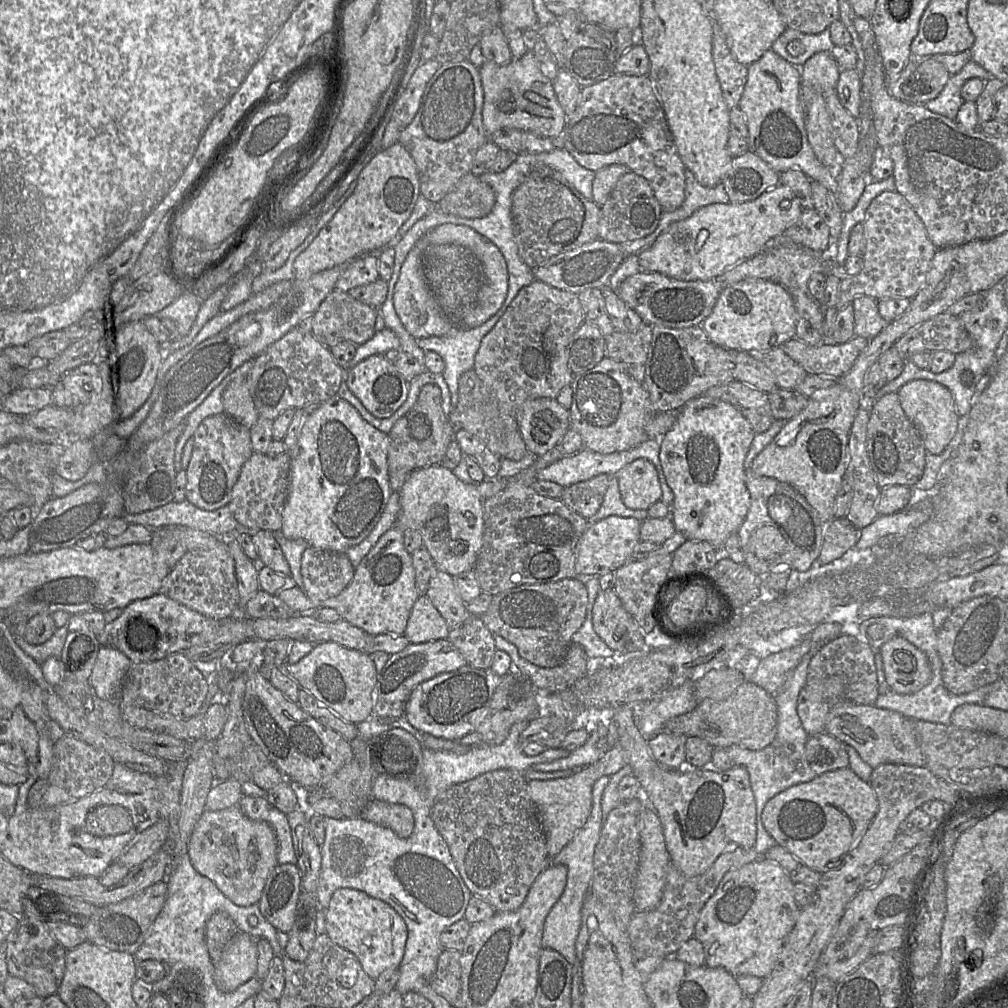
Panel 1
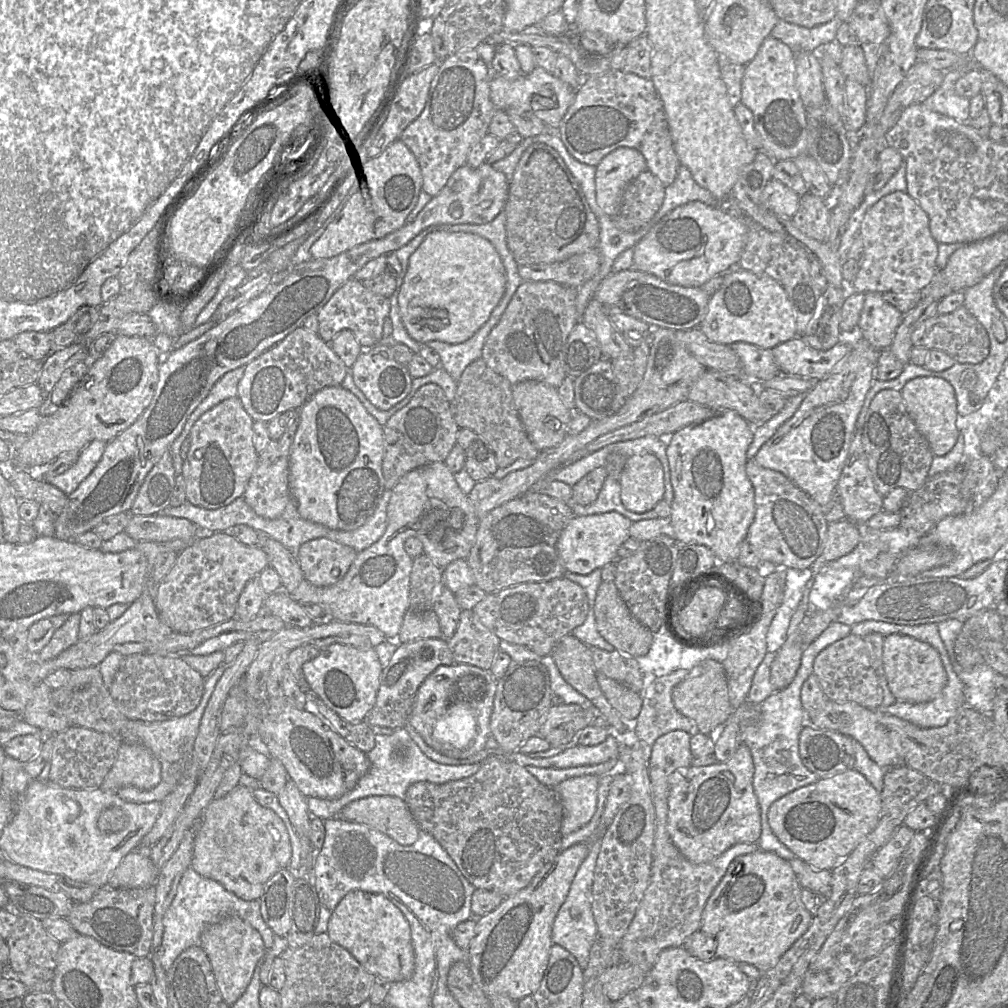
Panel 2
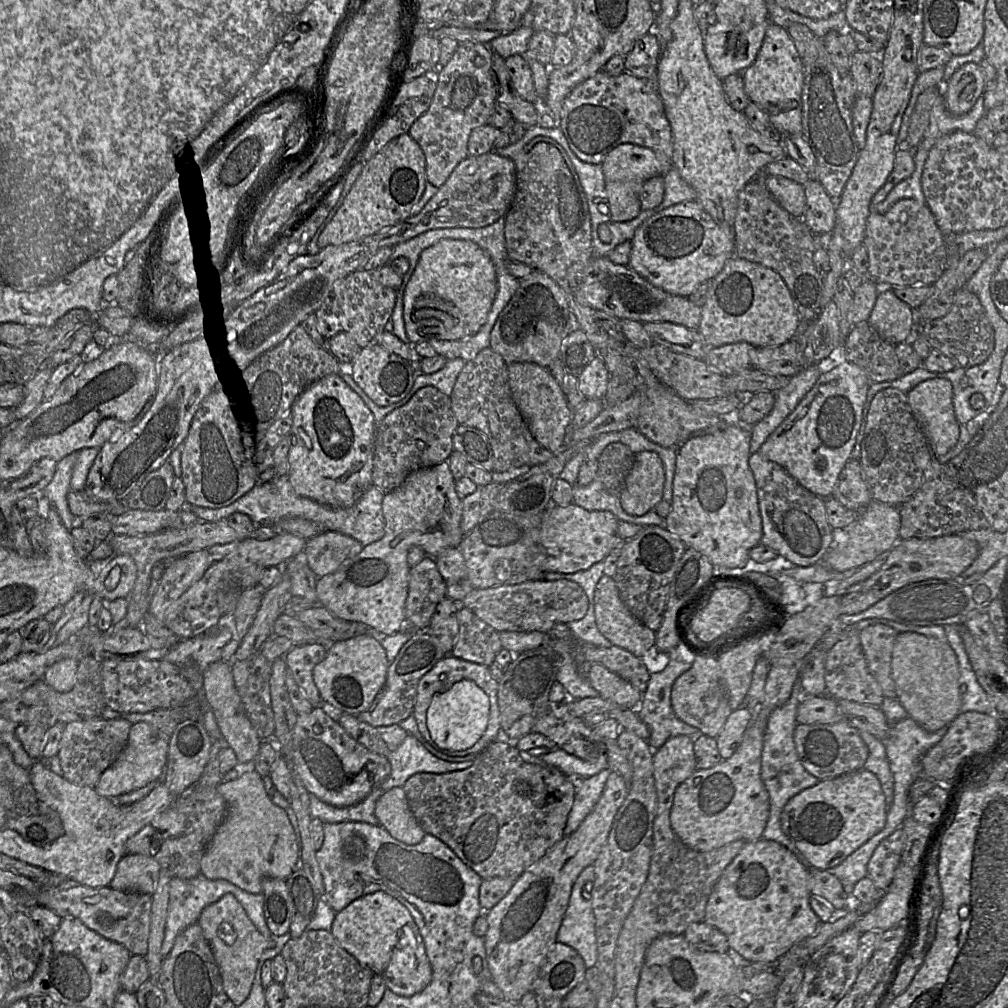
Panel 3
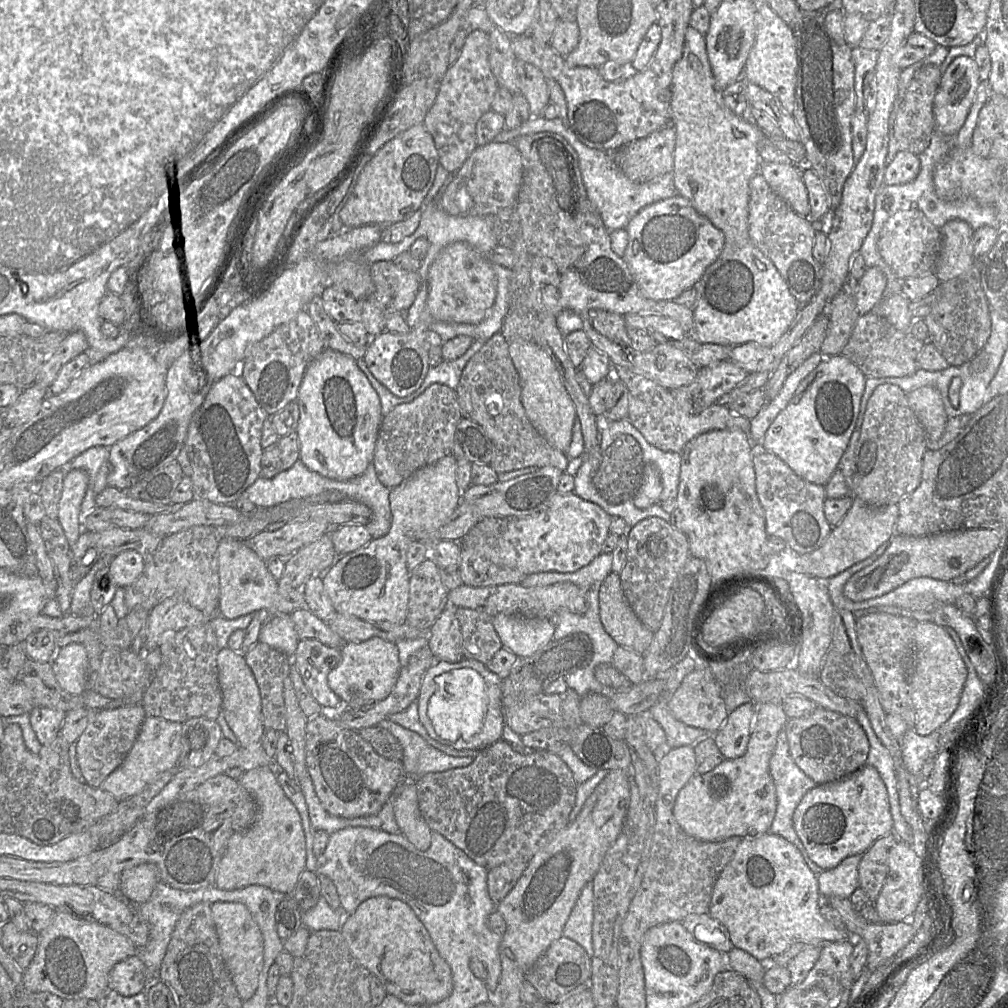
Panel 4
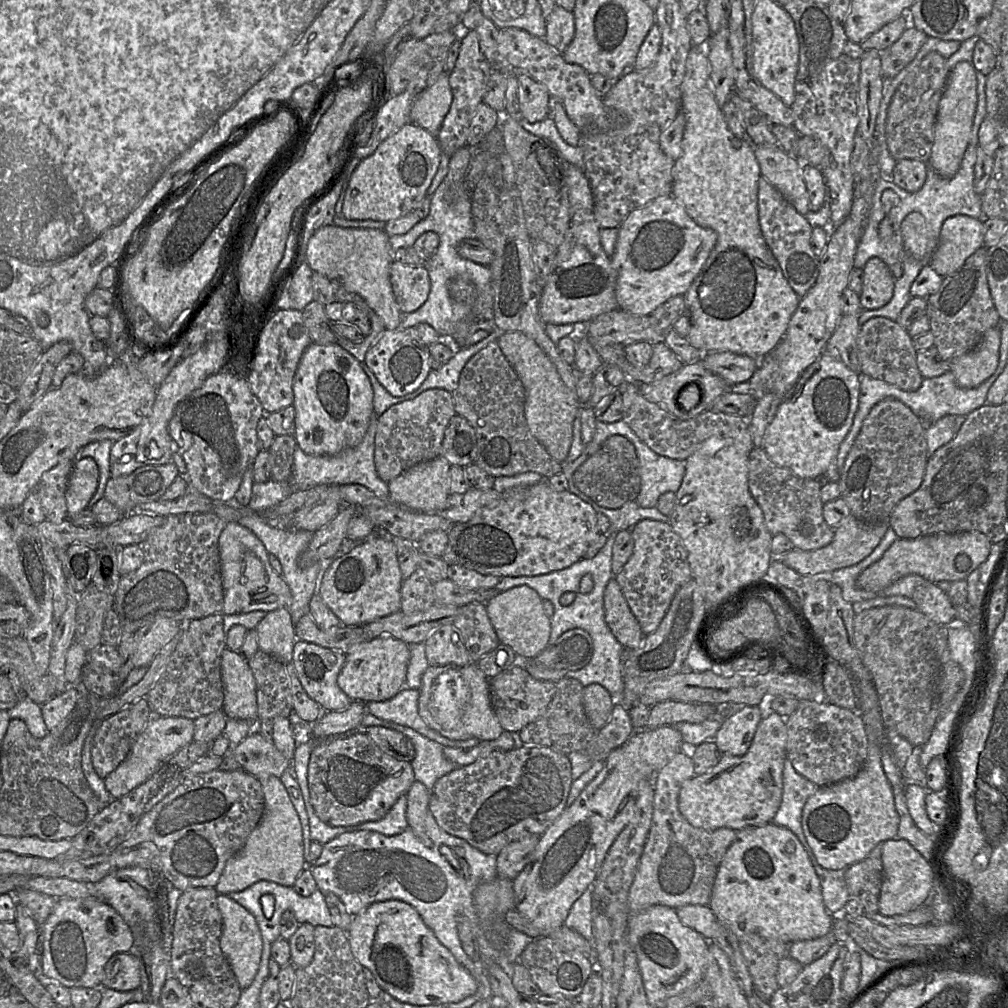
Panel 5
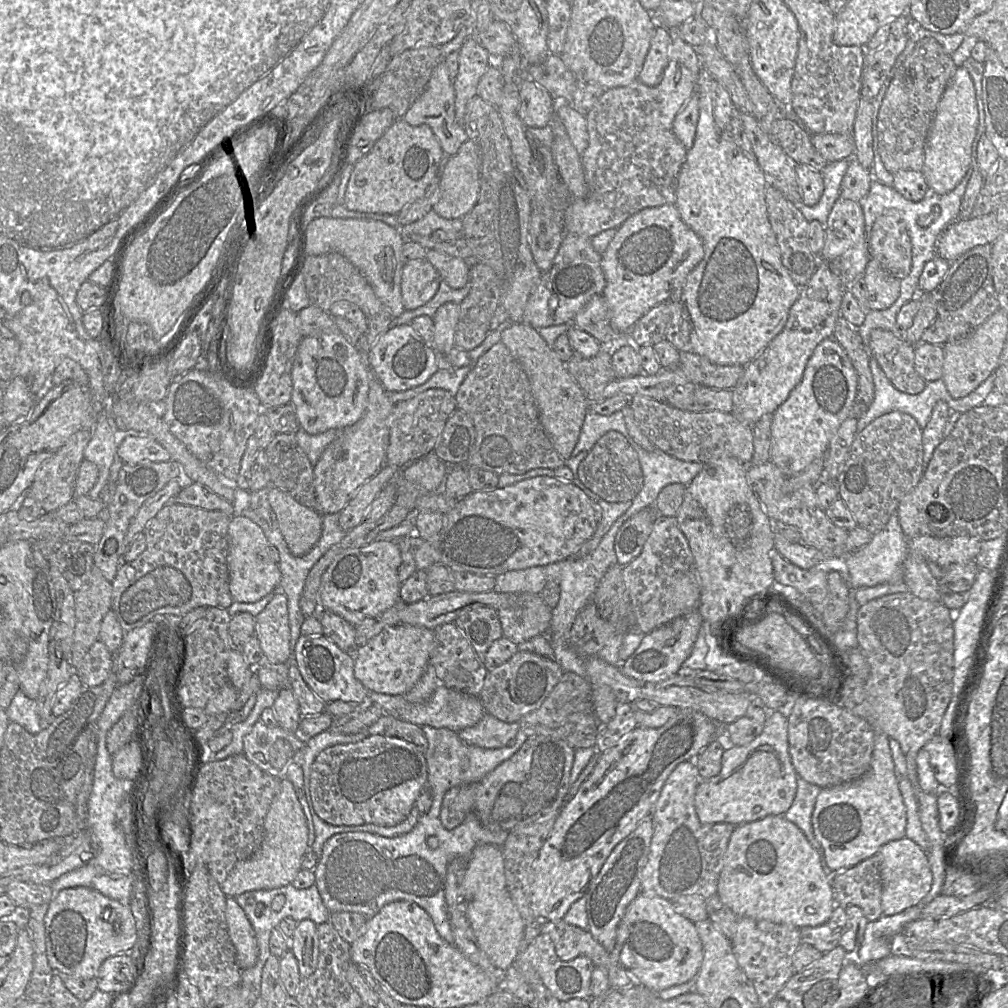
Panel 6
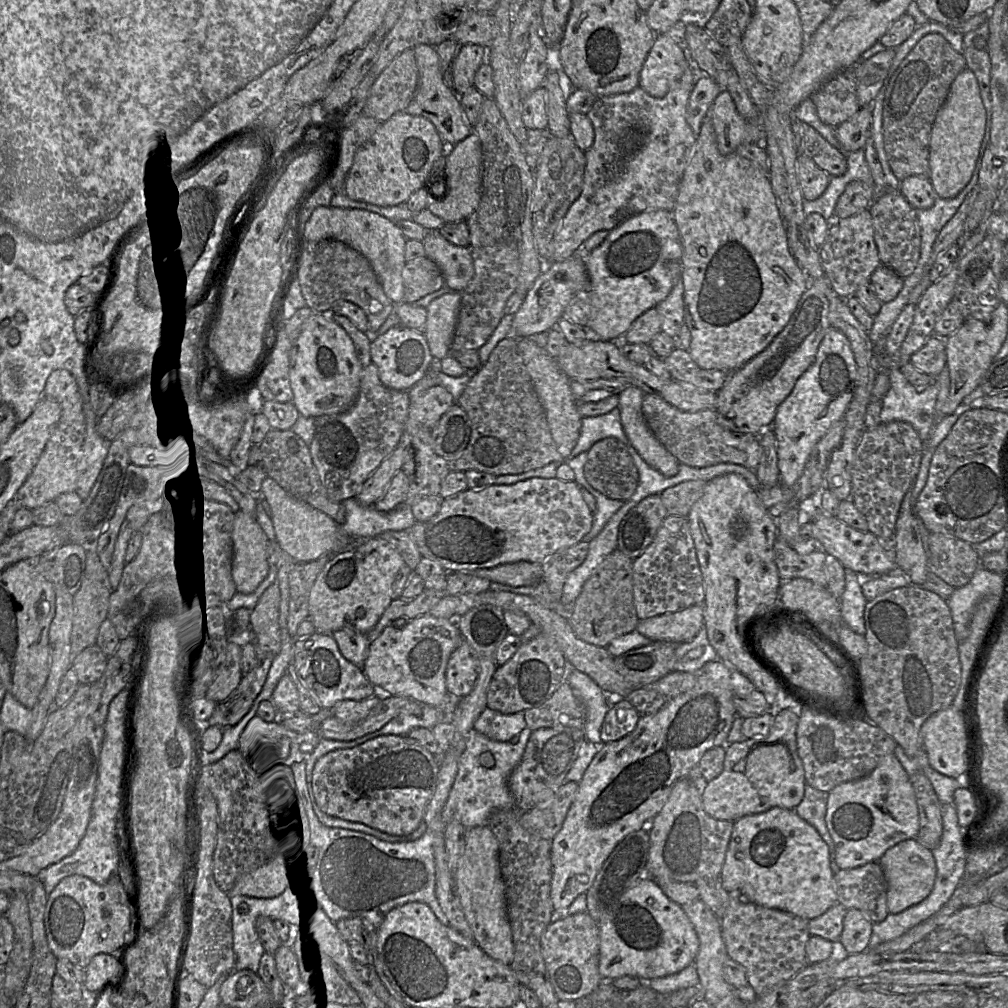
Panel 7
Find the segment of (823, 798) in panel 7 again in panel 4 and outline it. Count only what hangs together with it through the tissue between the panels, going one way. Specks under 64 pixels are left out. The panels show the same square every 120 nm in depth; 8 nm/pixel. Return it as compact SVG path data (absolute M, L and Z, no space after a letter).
M785 728L779 733L777 737L777 744L775 747L775 750L773 752L773 755L770 759L770 774L773 778L775 788L776 788L776 794L777 794L777 810L776 815L773 820L773 823L770 827L770 833L779 835L789 842L791 842L793 845L796 846L796 848L801 852L804 860L806 861L808 867L815 875L820 875L825 870L821 869L819 866L817 866L809 857L807 850L803 846L801 840L799 839L793 823L793 815L794 812L805 796L805 794L818 786L818 784L808 777L794 762L793 758L790 754L790 748L789 748L789 742L788 738L785 732Z

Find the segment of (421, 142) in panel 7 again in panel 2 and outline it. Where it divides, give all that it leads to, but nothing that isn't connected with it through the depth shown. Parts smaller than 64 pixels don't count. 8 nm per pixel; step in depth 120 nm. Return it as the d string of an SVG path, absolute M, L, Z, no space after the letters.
M397 139L379 155L370 156L367 163L362 166L361 178L356 187L323 234L312 244L310 248L312 259L337 256L359 244L381 239L400 229L406 224L406 218L415 207L421 191L422 175L419 164L409 148L400 139Z

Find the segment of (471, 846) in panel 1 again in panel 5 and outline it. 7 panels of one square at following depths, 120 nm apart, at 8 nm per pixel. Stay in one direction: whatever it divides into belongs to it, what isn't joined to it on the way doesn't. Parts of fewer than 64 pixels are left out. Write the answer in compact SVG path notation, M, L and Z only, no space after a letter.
M523 745L510 751L494 750L438 779L430 791L428 808L445 832L465 840L484 854L497 856L513 841L533 834L543 835L567 807L572 783L572 767L566 754L536 745Z

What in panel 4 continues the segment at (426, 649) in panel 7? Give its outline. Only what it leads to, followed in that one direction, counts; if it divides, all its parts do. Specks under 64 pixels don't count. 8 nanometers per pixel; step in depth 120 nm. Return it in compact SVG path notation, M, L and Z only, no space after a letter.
M372 637L364 642L347 642L340 649L341 660L330 671L327 682L331 690L351 709L376 703L393 690L399 671L399 651L396 643Z

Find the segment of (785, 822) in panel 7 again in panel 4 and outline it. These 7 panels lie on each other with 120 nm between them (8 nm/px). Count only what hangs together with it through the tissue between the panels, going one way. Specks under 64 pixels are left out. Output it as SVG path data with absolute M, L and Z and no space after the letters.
M767 832L742 838L733 858L714 885L709 915L727 929L735 948L749 953L760 962L770 962L772 957L784 953L798 942L826 945L853 937L847 929L835 928L822 916L822 902L817 875L810 870L801 852L785 838Z

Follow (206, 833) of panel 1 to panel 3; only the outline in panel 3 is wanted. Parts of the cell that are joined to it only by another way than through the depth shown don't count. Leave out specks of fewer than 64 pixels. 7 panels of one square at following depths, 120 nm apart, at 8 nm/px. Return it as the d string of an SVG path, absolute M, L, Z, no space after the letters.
M255 770L244 772L238 779L222 781L217 791L225 799L225 818L208 843L200 861L200 870L210 880L226 880L251 894L262 893L262 880L266 877L287 880L298 859L298 846L293 826L282 808L268 797L261 777Z

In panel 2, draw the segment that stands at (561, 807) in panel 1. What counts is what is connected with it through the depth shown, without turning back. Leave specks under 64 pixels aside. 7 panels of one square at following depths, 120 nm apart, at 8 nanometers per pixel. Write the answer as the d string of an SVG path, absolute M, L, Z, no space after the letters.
M590 774L564 780L553 787L563 807L562 837L582 828L592 819L597 808L599 780L599 776Z

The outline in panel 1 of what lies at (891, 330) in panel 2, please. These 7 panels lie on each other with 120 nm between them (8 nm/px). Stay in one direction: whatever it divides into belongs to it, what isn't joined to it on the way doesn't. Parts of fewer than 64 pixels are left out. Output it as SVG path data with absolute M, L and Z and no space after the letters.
M858 296L852 301L855 336L871 340L888 324L879 314L878 301L870 296Z

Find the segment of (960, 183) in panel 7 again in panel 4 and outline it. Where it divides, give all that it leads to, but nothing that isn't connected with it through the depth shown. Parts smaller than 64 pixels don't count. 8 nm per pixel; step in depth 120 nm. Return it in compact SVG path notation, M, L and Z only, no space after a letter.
M959 56L942 73L934 98L935 129L954 137L965 123L980 83L974 58Z

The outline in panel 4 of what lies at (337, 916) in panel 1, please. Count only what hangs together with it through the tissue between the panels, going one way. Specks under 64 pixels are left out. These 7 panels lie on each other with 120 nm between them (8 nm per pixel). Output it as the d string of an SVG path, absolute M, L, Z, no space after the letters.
M385 895L364 900L350 914L344 914L340 929L351 954L384 984L387 993L407 1004L431 1005L447 998L453 989L452 973L440 956L430 935L412 908L400 899Z

